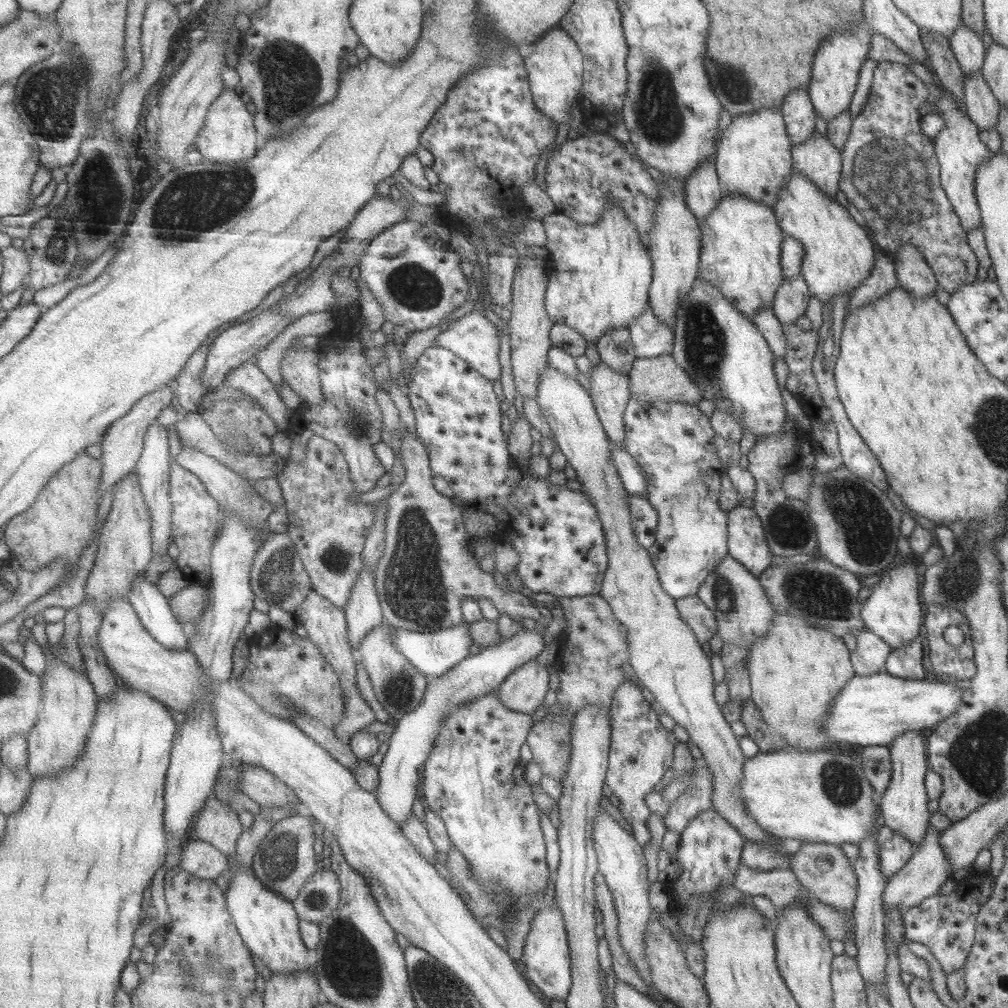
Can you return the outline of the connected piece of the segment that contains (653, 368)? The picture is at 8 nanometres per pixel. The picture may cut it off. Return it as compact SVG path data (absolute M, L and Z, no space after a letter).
M670 353L659 354L651 358L638 357L630 370L631 398L663 400L664 402L698 403L701 398L699 386L678 367Z

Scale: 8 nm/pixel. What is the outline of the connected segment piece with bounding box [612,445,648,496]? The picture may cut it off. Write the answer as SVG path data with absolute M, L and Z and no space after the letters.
M612 447L614 461L619 469L619 475L628 493L646 496L648 479L643 468L634 457L622 447Z

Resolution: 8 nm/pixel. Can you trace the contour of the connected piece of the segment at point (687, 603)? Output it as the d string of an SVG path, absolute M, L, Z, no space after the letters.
M697 596L675 600L675 605L680 618L692 629L698 642L707 647L717 630L713 612Z

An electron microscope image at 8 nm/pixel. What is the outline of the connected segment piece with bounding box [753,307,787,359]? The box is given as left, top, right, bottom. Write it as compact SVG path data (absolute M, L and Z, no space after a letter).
M773 307L760 309L753 319L757 330L762 333L764 339L776 359L785 359L787 353L785 332L780 320L774 315Z

